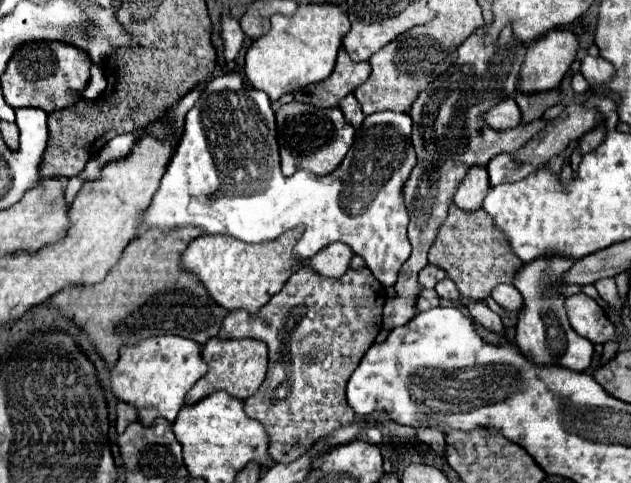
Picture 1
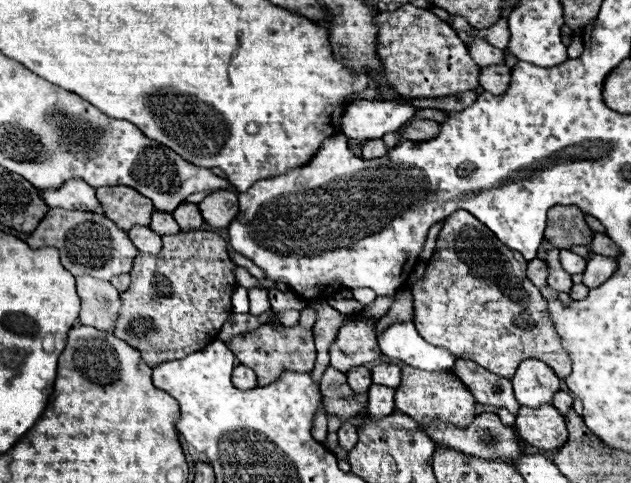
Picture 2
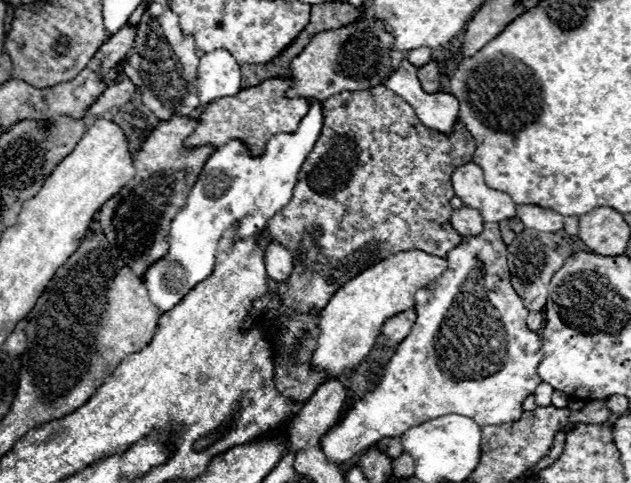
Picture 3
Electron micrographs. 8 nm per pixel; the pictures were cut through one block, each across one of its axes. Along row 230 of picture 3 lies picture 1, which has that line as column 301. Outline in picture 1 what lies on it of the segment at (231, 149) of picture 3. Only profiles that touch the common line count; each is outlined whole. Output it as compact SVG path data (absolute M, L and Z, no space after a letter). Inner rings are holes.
M226 72L210 80L208 84L200 84L194 90L190 90L172 110L170 120L178 128L182 128L184 124L184 132L168 164L168 170L162 178L162 184L150 208L144 214L144 222L138 234L142 234L148 228L170 230L176 226L200 226L204 234L230 234L238 240L258 244L264 240L274 240L286 230L292 230L298 224L304 224L306 226L304 233L294 249L294 255L298 260L312 258L330 242L346 242L354 254L364 258L366 266L384 286L394 286L400 266L410 256L410 242L406 238L408 212L404 206L402 188L412 168L416 166L416 154L410 138L412 118L408 114L388 110L388 112L374 112L372 116L366 116L362 128L356 132L356 136L360 136L356 138L360 140L360 144L354 144L344 158L344 176L342 172L336 170L328 176L318 176L312 172L294 172L290 178L284 176L280 170L276 118L274 118L270 98L262 90L256 90L244 84L238 72Z

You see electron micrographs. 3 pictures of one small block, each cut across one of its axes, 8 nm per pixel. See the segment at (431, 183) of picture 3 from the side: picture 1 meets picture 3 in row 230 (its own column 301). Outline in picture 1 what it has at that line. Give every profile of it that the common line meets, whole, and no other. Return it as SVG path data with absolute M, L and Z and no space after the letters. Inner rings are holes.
M302 268L288 278L284 288L270 298L266 306L262 306L256 314L246 310L234 310L224 320L220 330L220 338L258 338L268 344L270 368L266 380L260 390L244 402L244 410L250 418L258 420L268 434L270 440L270 456L274 462L294 462L304 456L316 442L328 438L336 428L348 426L356 420L354 410L346 402L346 382L360 364L366 350L376 340L382 328L382 308L386 302L384 286L372 276L372 272L364 268L348 268L342 278L324 278L312 272L310 268Z

